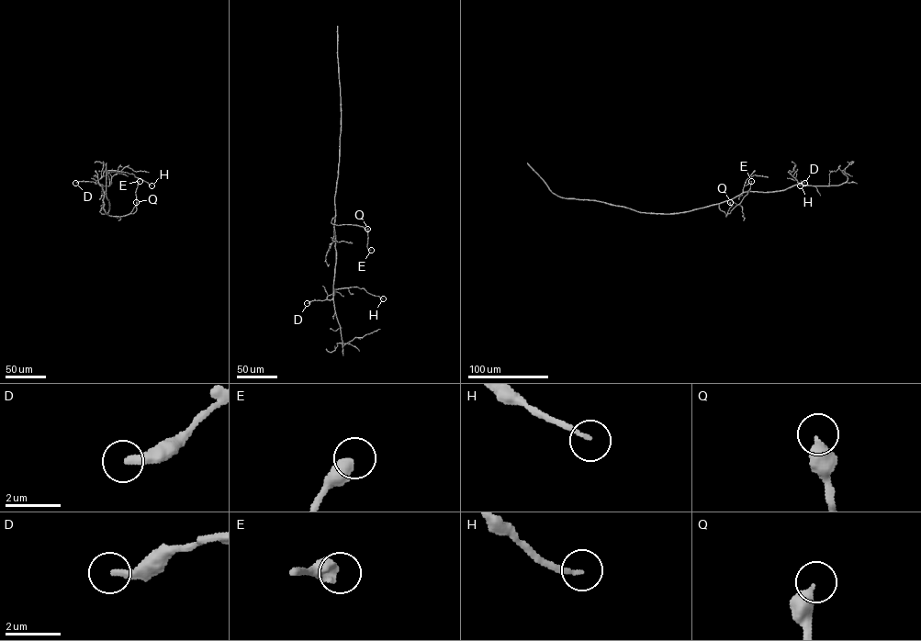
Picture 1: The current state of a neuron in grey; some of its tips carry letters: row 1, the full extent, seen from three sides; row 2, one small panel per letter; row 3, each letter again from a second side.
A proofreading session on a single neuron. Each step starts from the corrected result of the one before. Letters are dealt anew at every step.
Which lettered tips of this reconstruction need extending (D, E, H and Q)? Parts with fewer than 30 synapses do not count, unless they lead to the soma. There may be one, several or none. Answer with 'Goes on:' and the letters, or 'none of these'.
Goes on: none of these

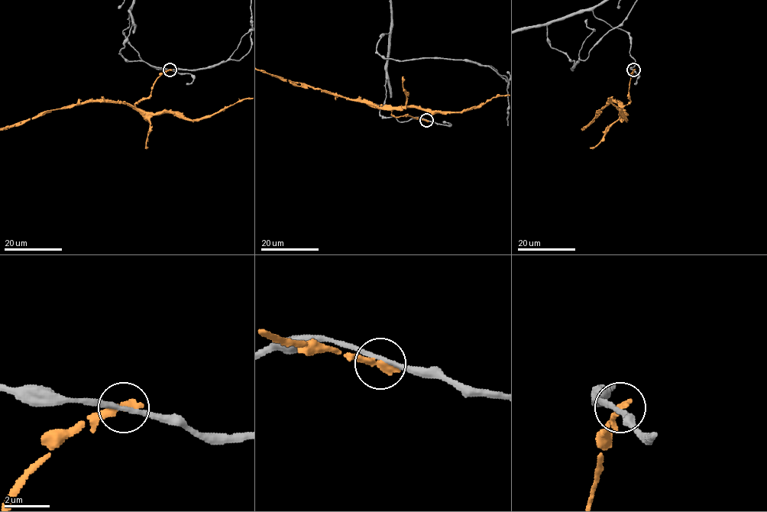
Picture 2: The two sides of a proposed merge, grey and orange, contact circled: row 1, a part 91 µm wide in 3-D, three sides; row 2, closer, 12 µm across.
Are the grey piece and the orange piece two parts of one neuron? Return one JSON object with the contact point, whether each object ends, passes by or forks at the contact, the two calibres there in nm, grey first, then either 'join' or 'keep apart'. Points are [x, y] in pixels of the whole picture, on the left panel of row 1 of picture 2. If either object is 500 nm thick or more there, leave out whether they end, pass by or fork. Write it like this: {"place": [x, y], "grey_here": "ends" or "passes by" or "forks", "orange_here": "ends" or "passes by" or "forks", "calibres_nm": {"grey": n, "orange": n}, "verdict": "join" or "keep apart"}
{"place": [169, 69], "grey_here": "passes by", "orange_here": "ends", "calibres_nm": {"grey": 190, "orange": 380}, "verdict": "keep apart"}

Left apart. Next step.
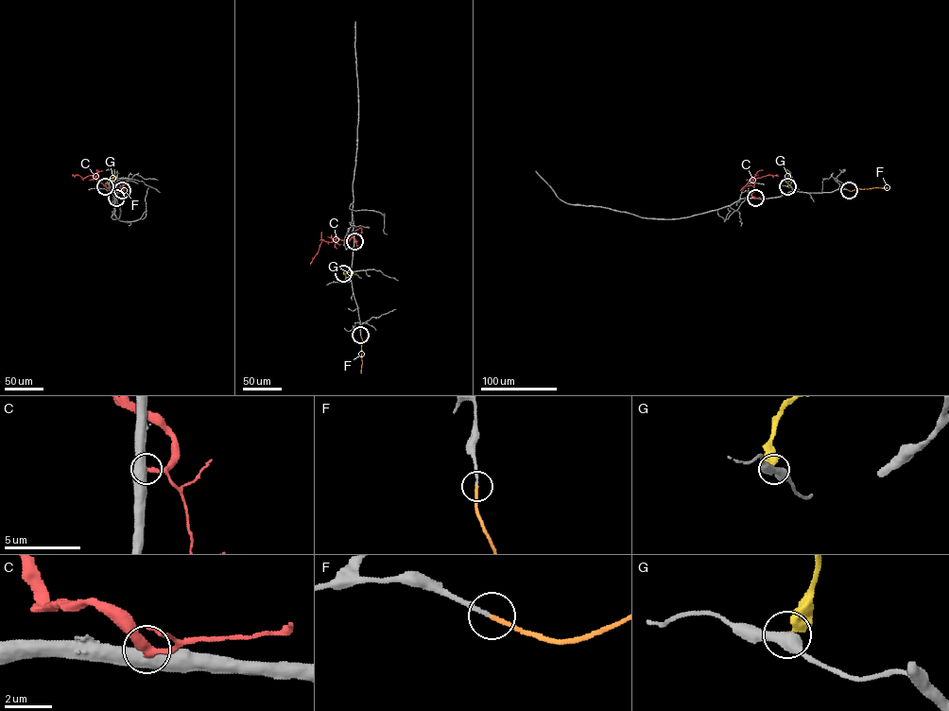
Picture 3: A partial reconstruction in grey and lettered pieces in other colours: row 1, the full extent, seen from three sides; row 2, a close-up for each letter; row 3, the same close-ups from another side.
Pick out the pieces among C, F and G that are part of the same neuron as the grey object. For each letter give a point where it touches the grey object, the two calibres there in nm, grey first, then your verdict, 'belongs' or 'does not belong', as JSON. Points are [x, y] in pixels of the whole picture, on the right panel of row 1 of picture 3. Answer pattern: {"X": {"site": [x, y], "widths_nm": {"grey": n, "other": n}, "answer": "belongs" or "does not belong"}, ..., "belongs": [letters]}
{"C": {"site": [755, 198], "widths_nm": {"grey": 550, "other": 240}, "answer": "does not belong"}, "F": {"site": [849, 190], "widths_nm": {"grey": 160, "other": 190}, "answer": "belongs"}, "G": {"site": [787, 186], "widths_nm": {"grey": 460, "other": 420}, "answer": "does not belong"}, "belongs": ["F"]}

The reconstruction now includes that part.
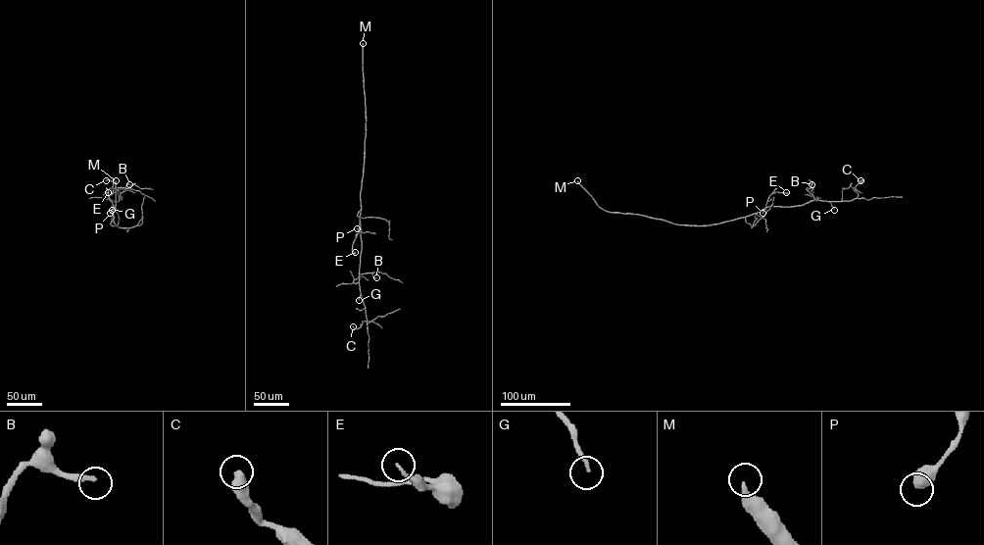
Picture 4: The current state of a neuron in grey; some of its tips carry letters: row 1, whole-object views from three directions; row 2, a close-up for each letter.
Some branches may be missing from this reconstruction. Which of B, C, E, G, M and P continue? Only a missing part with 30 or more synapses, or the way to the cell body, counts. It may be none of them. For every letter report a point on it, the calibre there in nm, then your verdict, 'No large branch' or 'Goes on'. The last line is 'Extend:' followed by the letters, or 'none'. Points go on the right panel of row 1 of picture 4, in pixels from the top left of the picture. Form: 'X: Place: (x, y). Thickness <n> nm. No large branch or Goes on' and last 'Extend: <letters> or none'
B: Place: (811, 184). Thickness 280 nm. No large branch
C: Place: (860, 180). Thickness 550 nm. No large branch
E: Place: (786, 192). Thickness 160 nm. No large branch
G: Place: (834, 210). Thickness 160 nm. No large branch
M: Place: (577, 180). Thickness 360 nm. Goes on
P: Place: (762, 213). Thickness 600 nm. No large branch
Extend: M

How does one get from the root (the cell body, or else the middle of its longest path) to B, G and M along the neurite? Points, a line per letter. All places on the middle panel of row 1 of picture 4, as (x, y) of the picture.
B: (361, 202), (359, 280), (353, 281), (360, 273), (371, 272), (376, 277)
G: (361, 202), (359, 300)
M: (361, 202), (366, 132), (363, 43)

